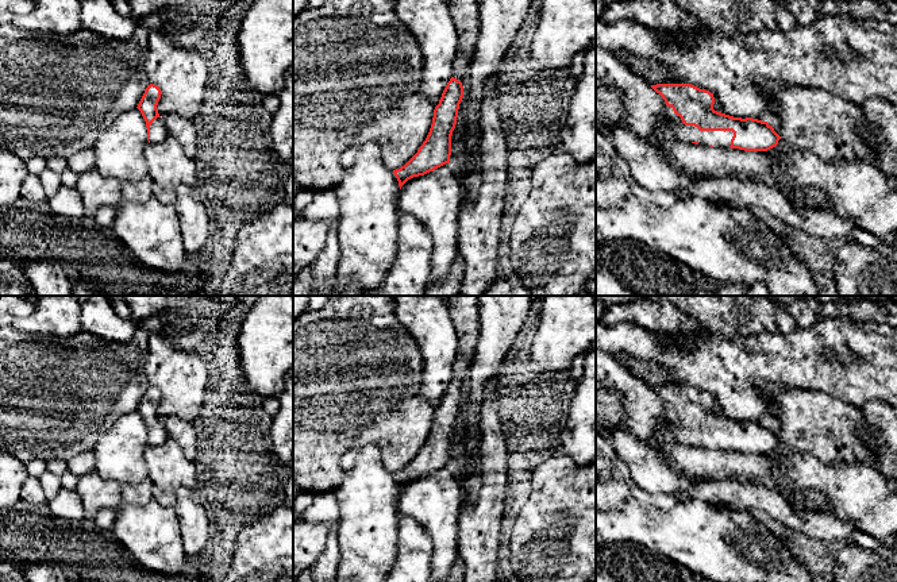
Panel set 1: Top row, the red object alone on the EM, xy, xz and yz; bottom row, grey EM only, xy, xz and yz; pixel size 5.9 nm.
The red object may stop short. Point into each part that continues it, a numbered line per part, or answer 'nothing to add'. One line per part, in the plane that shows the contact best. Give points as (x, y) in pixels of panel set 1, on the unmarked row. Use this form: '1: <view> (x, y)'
1: yz (674, 431)

